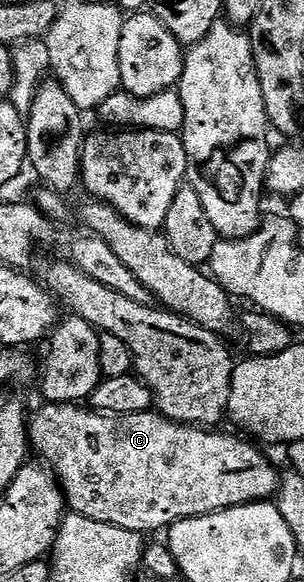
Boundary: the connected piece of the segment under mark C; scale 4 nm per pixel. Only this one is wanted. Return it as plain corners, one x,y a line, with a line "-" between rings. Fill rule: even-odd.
44,405
30,419
30,447
45,455
54,468
67,506
75,514
85,515
106,525
118,525
127,531
160,531
183,519
225,511
243,503
259,503
275,496
280,475
259,451
232,435
216,435
215,430
173,423
159,413
140,411
137,415
101,415
80,405

